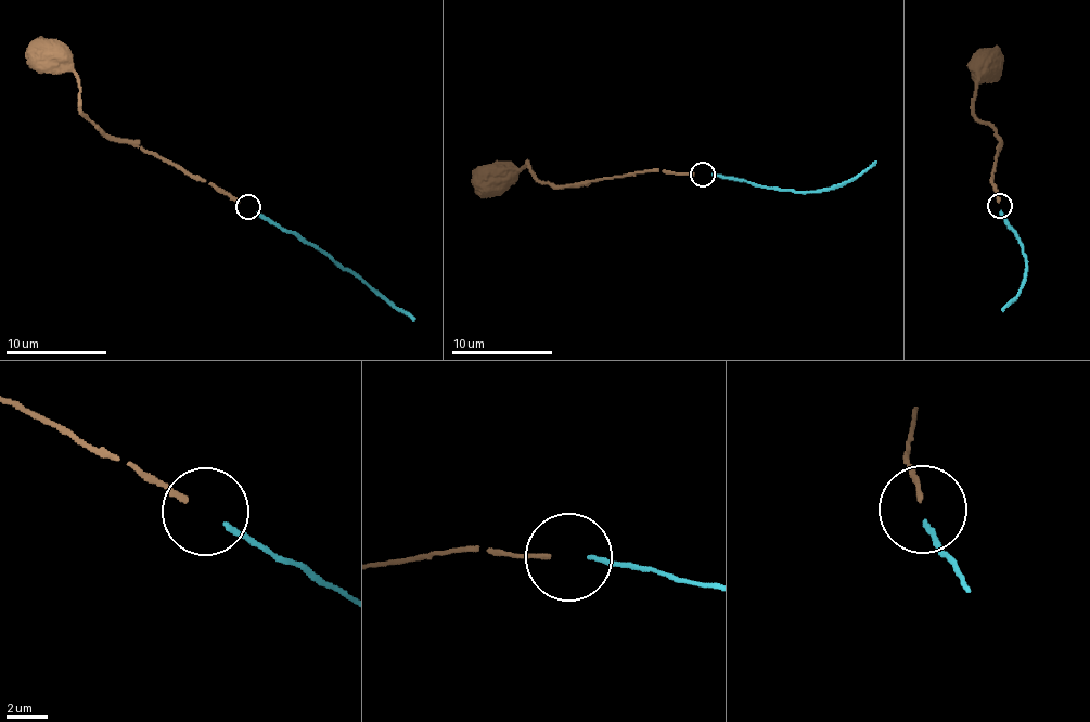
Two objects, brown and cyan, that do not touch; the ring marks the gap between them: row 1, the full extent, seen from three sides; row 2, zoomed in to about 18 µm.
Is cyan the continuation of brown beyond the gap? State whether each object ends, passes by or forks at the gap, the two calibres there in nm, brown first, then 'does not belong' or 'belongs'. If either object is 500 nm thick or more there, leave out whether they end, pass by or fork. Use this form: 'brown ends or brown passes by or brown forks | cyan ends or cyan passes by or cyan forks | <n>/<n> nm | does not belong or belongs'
brown ends | cyan ends | 240/240 nm | belongs

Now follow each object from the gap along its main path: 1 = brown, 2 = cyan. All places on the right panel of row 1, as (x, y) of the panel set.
1: (999, 202), (990, 177), (1000, 146), (996, 131), (974, 114), (973, 62), (979, 60)
2: (1000, 211), (1018, 236), (1027, 267), (1021, 291), (1002, 312)

